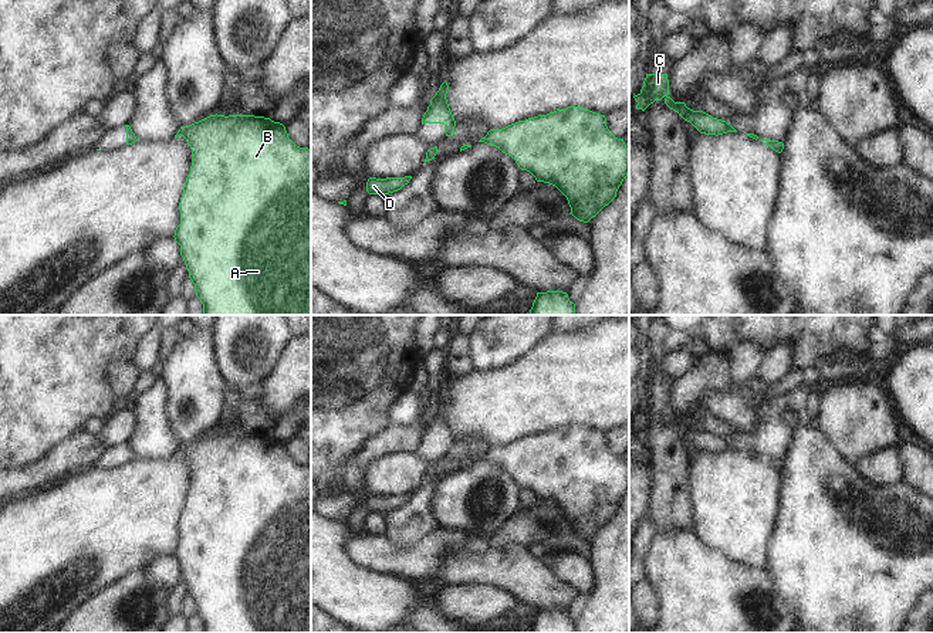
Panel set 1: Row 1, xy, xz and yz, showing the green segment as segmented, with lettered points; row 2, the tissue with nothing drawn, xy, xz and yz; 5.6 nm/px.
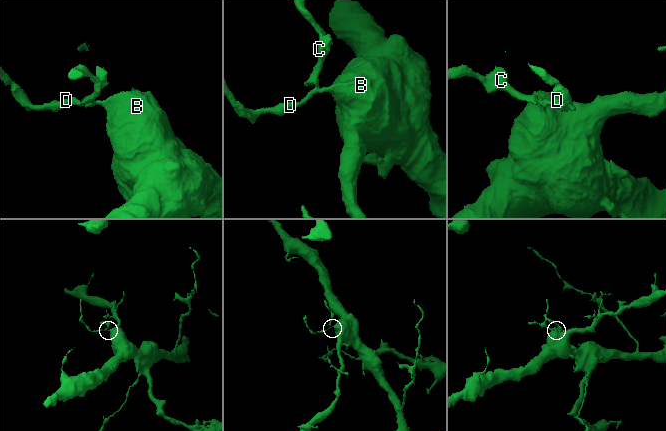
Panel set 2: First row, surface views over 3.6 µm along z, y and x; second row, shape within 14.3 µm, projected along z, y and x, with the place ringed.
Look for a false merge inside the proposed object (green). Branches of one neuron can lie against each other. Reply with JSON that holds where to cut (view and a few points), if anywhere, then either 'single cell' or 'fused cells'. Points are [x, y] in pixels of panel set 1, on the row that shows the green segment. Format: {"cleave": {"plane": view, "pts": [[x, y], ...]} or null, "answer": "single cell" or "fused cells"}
{"cleave": {"plane": "xz", "pts": [[453, 128], [446, 135]]}, "answer": "fused cells"}

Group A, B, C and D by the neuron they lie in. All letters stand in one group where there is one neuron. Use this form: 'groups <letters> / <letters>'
groups A B D / C

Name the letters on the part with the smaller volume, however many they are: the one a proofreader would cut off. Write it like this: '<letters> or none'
C

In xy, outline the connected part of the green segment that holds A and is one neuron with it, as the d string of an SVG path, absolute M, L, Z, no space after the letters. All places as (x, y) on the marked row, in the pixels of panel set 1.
M210 115L189 126L180 126L175 138L183 136L192 149L190 173L180 197L180 224L175 241L203 304L203 315L311 315L311 150L297 146L280 122L254 115Z

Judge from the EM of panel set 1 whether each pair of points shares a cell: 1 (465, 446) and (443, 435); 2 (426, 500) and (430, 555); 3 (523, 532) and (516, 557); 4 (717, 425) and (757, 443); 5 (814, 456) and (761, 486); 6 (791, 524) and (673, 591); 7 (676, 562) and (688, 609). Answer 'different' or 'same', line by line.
1: different
2: different
3: different
4: different
5: different
6: different
7: same

